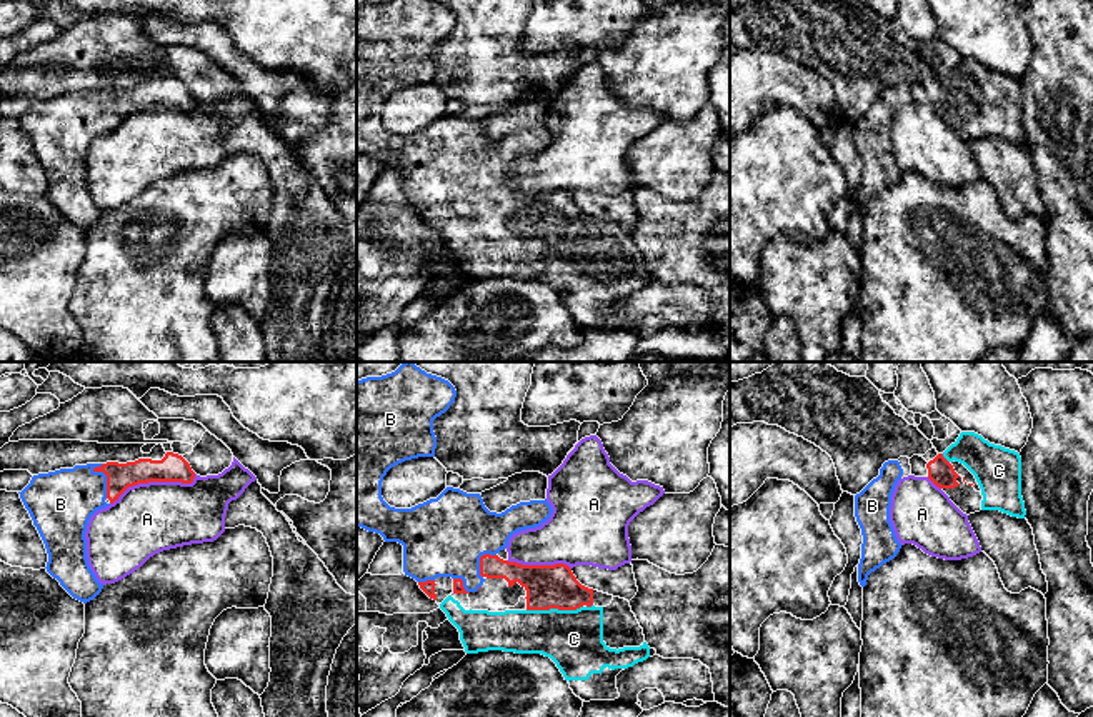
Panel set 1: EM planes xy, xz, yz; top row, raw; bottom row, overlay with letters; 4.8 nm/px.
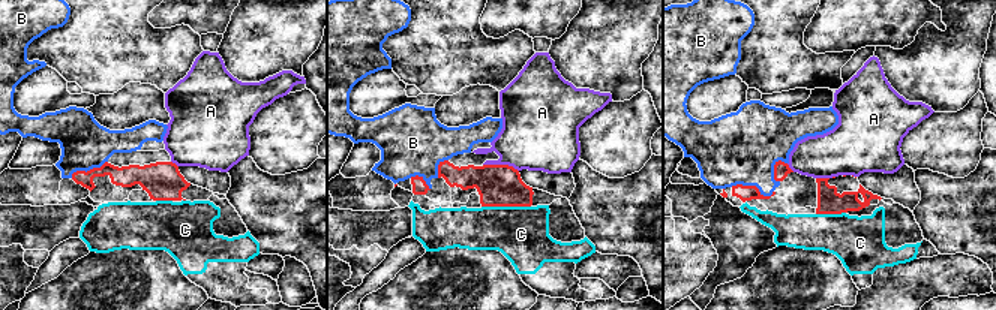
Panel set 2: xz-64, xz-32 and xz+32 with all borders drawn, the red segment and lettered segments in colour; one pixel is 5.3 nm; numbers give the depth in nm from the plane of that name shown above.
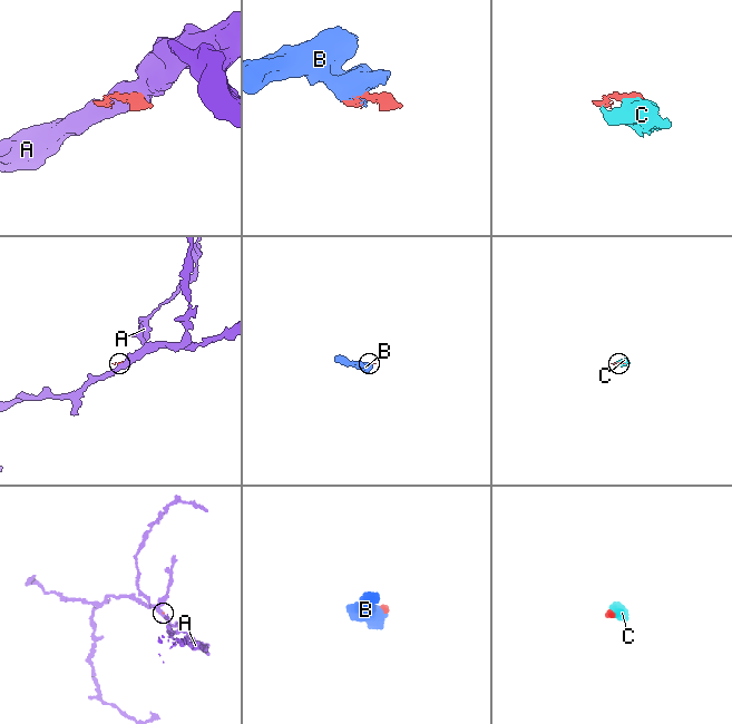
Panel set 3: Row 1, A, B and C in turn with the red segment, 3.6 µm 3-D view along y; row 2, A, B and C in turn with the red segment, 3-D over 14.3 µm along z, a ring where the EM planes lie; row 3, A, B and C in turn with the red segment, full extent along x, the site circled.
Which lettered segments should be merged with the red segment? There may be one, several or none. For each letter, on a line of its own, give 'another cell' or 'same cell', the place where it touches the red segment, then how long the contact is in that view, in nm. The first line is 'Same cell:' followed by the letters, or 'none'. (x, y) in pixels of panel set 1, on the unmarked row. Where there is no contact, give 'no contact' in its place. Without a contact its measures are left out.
Same cell: B, C
A: another cell; meets red in xy at (154, 107); contact 440 nm long
B: same cell; meets red in xy at (107, 104); contact 170 nm long
C: same cell; meets red in xz at (553, 234); contact 280 nm long

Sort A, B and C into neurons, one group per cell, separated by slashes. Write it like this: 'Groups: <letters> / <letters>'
Groups: A / B C

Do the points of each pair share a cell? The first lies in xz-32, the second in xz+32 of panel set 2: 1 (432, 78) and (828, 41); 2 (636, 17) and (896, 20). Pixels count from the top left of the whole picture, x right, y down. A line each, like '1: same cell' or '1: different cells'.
1: different cells
2: different cells

